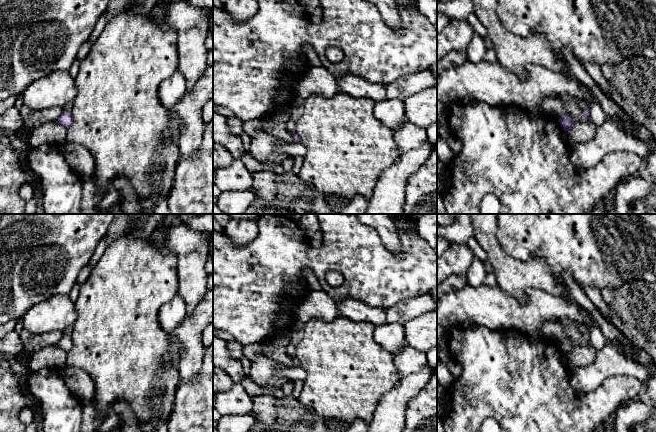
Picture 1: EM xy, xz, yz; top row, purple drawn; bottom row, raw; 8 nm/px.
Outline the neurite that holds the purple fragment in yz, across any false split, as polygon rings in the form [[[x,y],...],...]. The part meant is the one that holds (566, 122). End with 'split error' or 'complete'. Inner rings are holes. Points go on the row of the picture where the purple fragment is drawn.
[[[563,113],[561,117],[559,117],[559,122],[560,122],[561,127],[565,131],[568,131],[574,123],[573,119],[565,113]]]; complete

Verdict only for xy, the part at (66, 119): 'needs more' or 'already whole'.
already whole

